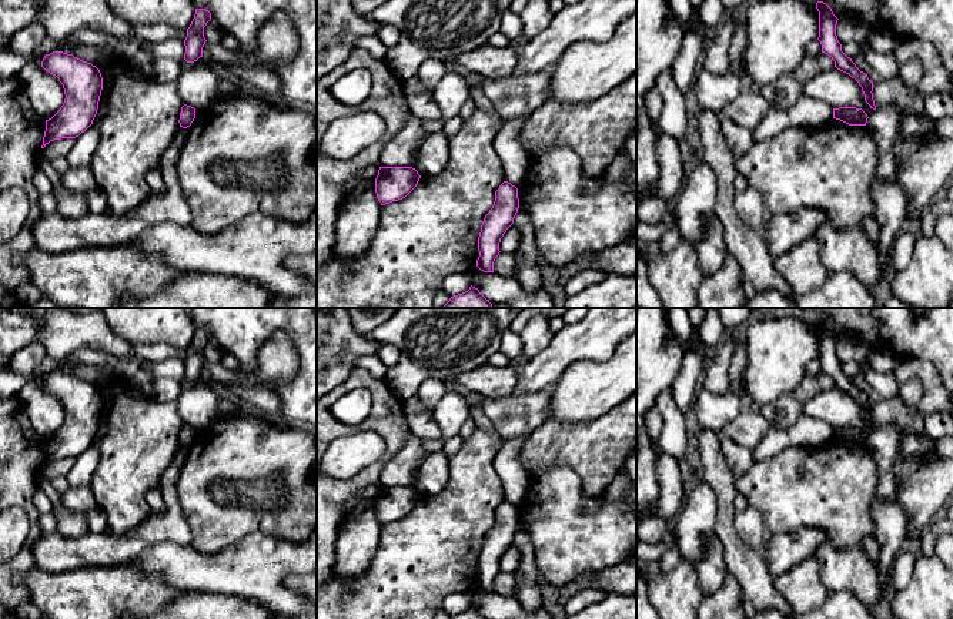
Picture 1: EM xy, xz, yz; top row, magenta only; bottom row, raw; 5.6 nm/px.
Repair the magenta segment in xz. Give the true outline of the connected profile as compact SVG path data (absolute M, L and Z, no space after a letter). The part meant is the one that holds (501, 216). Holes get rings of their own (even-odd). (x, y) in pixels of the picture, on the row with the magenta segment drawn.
M504 181L495 191L495 201L485 215L478 237L479 257L476 267L484 272L494 272L494 261L499 255L499 242L506 230L514 224L519 208L518 188Z

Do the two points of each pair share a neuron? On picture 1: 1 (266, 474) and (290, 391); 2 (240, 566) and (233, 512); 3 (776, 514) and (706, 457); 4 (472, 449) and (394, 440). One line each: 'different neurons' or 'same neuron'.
1: different neurons
2: different neurons
3: different neurons
4: different neurons

